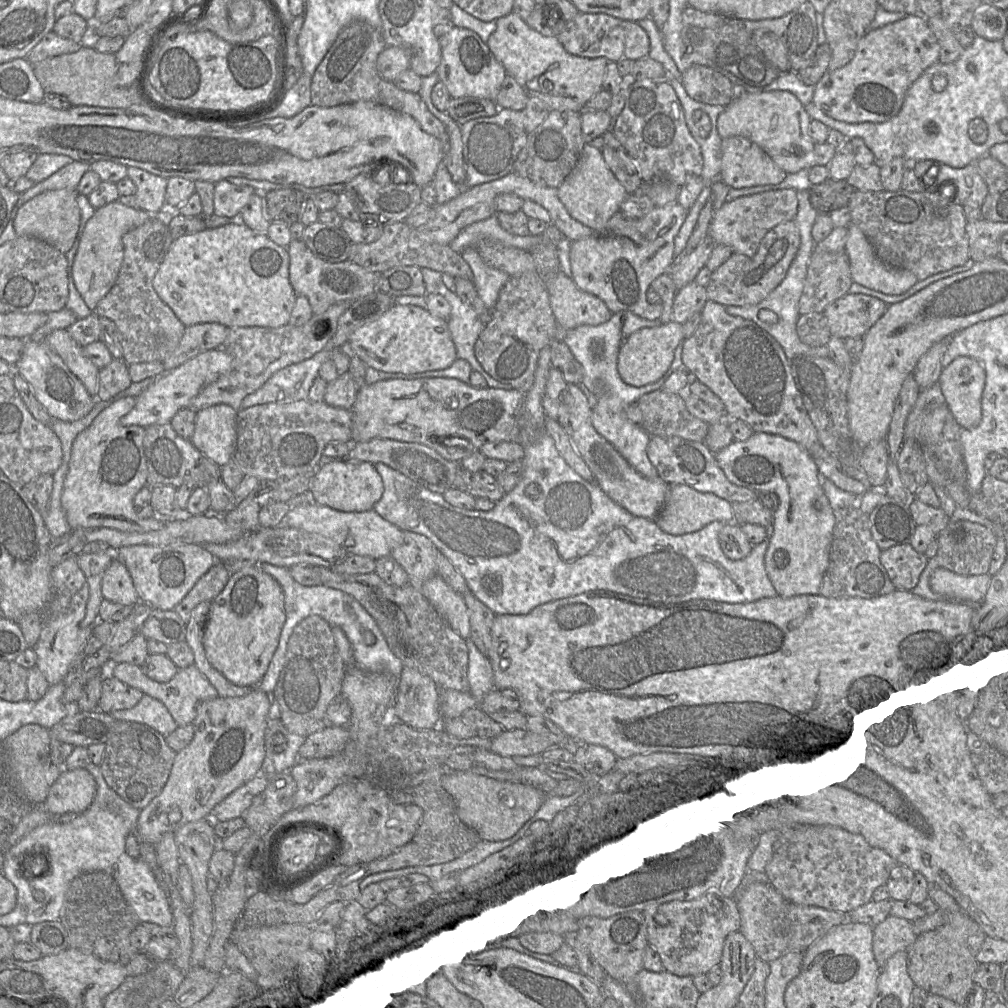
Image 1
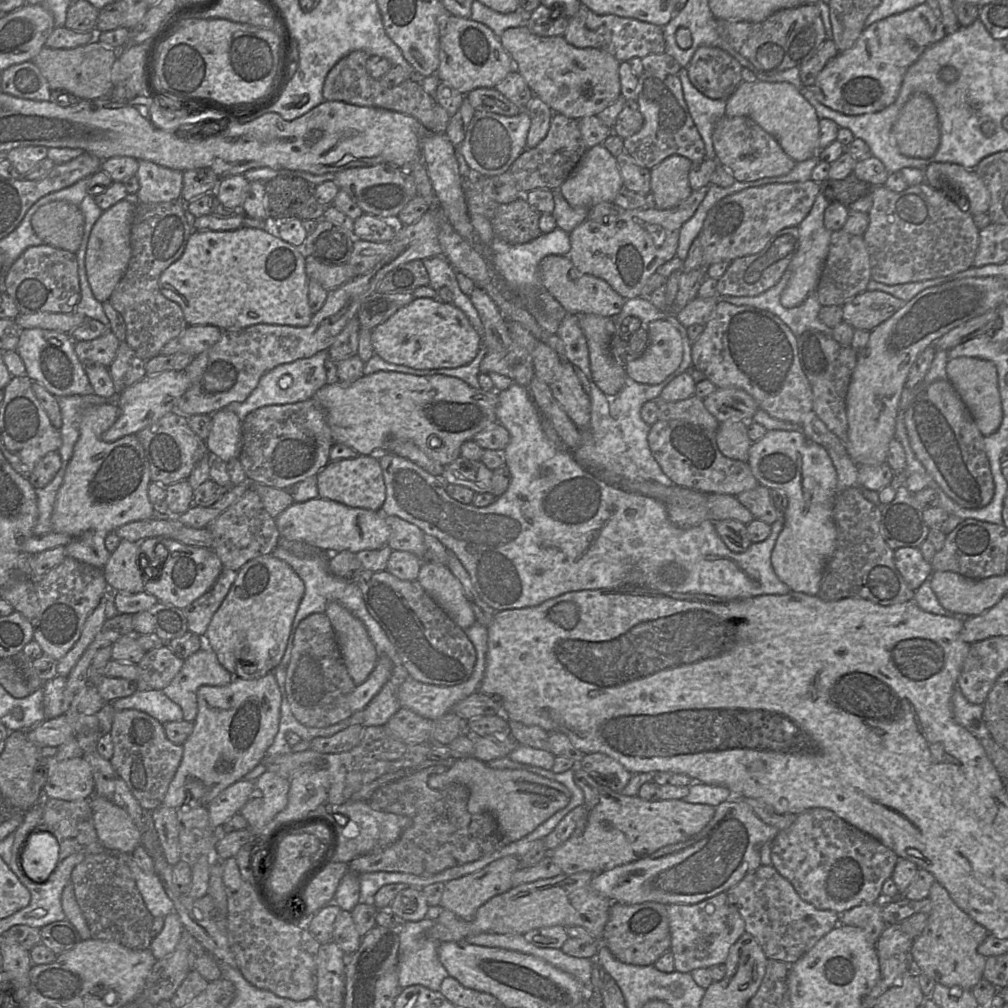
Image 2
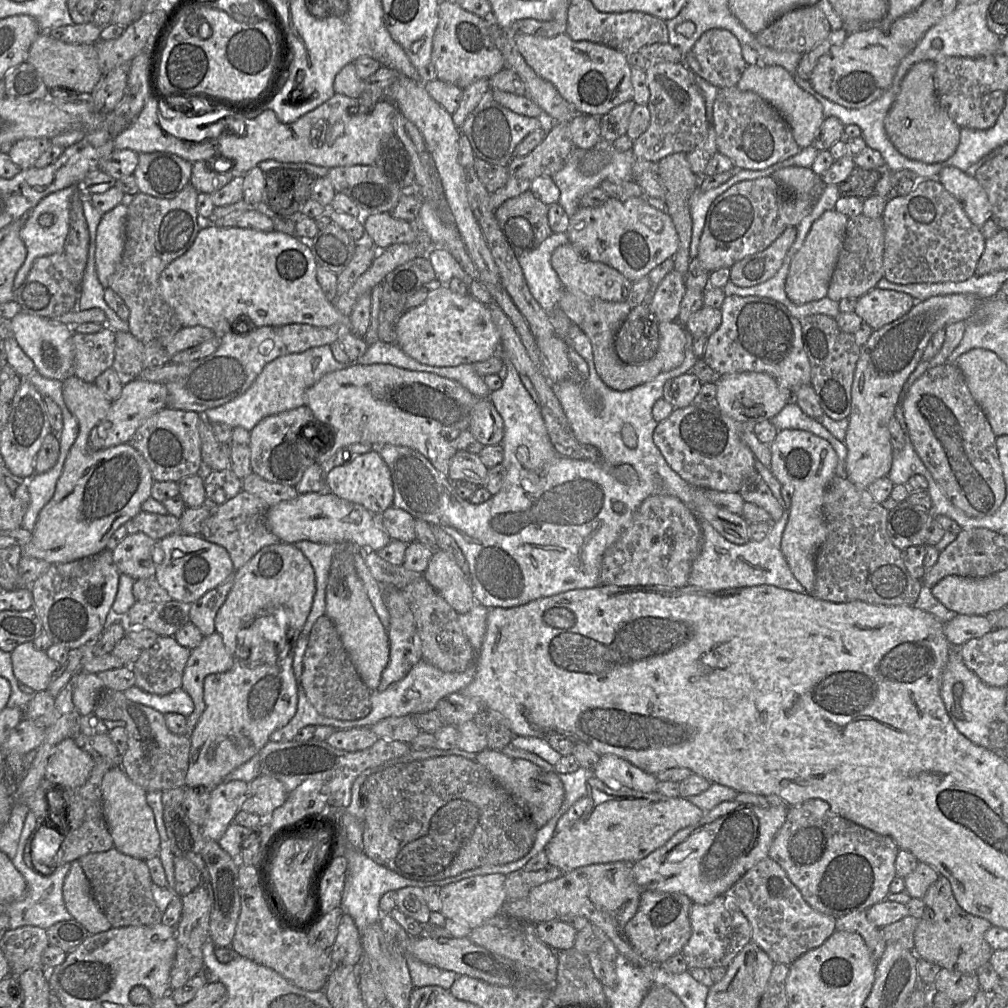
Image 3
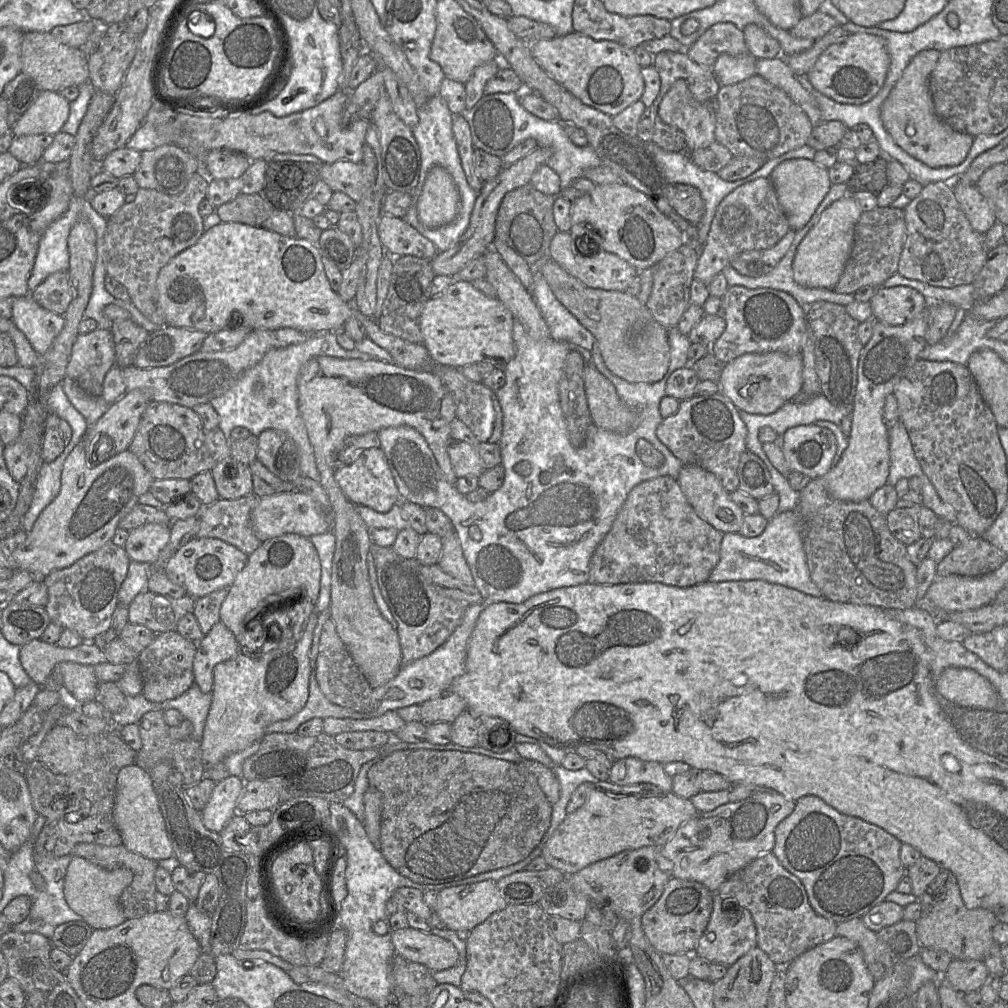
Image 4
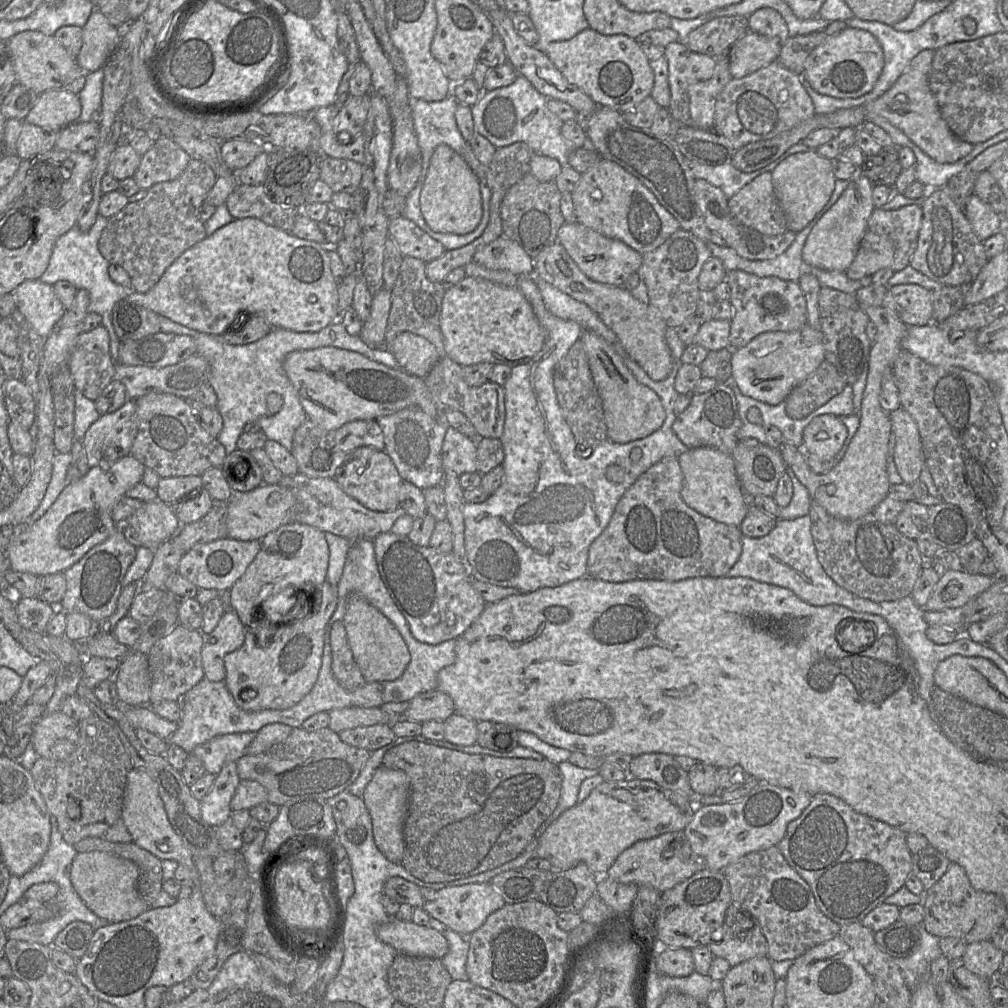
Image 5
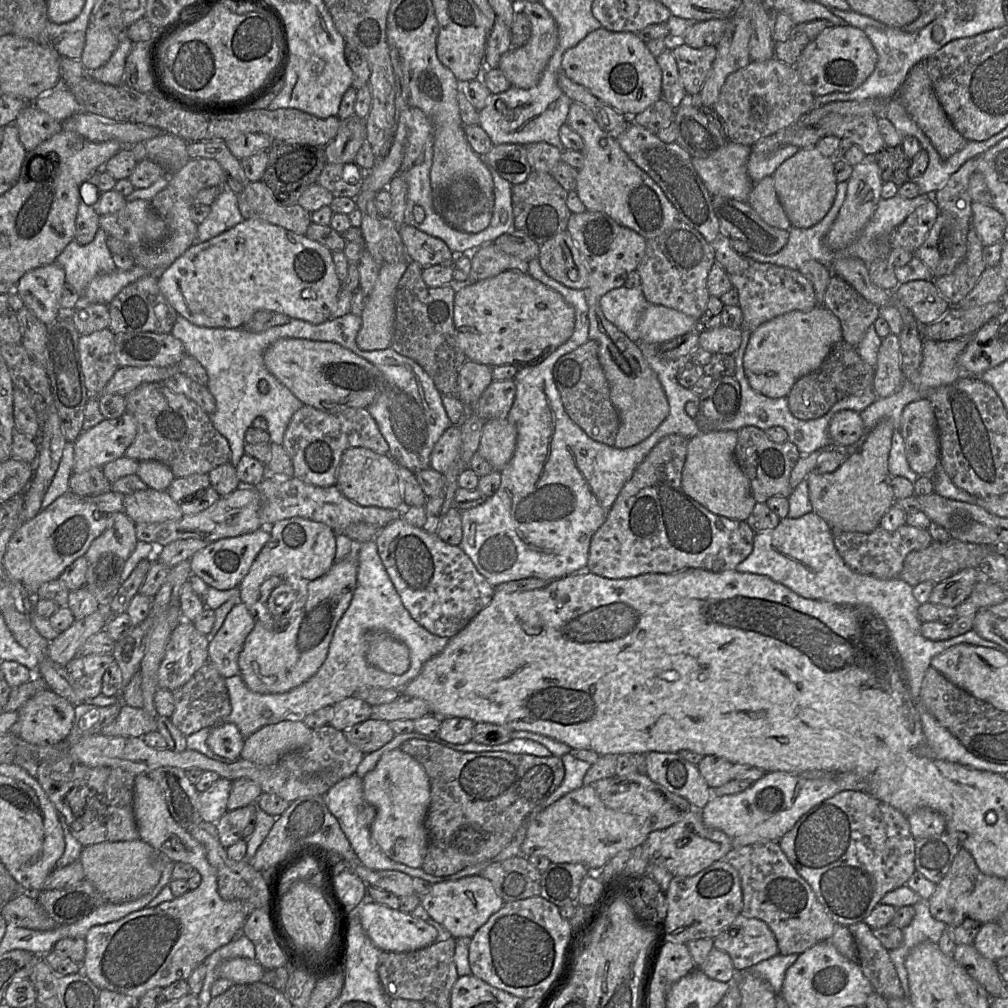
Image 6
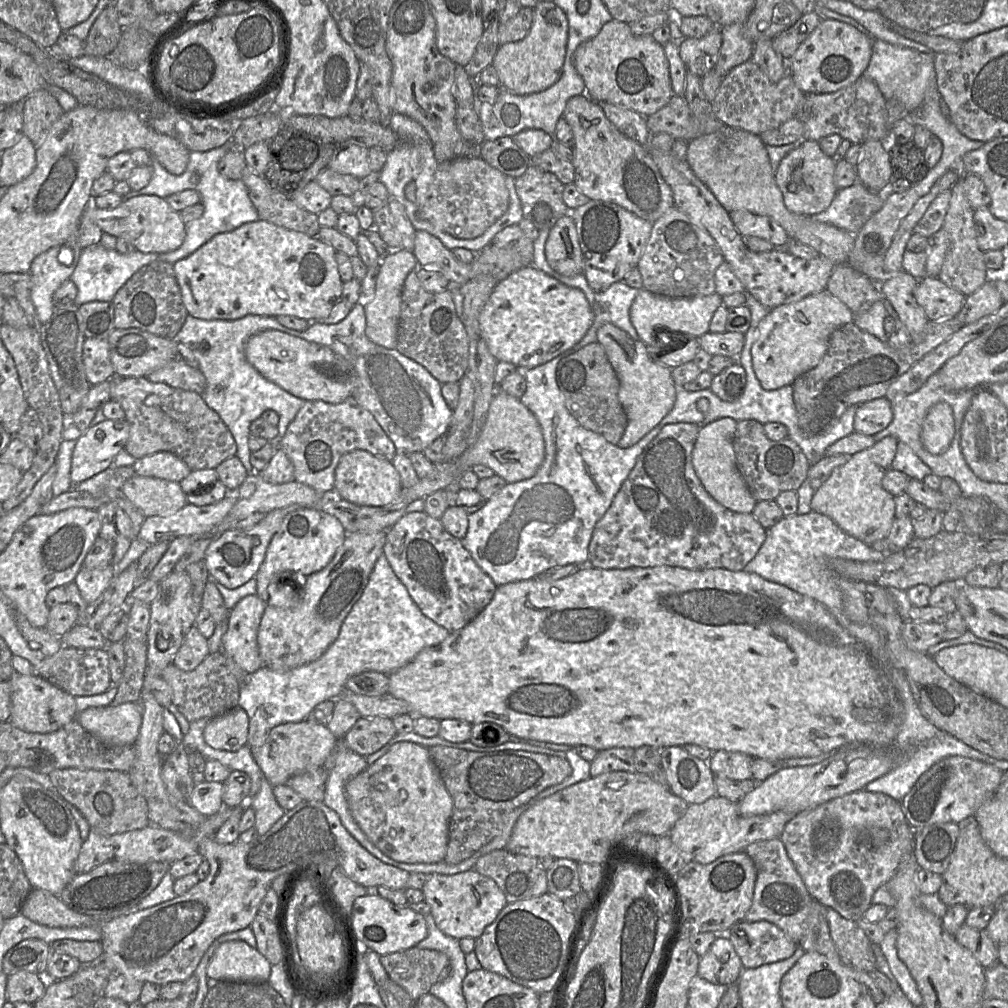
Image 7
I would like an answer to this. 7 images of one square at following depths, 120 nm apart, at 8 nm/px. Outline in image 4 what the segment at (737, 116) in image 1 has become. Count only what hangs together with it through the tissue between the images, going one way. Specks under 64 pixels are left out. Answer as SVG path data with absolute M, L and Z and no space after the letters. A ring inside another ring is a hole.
M784 57L758 59L755 75L759 75L774 86L782 89L807 114L812 125L822 123L820 110L813 96L797 81L797 77L786 64Z

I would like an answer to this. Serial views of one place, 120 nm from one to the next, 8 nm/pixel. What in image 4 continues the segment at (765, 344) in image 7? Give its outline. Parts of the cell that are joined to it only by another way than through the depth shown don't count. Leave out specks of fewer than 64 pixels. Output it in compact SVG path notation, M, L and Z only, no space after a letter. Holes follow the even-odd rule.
M780 351L746 353L725 365L718 381L720 392L730 399L739 411L769 415L802 392L802 367L801 354L786 354Z

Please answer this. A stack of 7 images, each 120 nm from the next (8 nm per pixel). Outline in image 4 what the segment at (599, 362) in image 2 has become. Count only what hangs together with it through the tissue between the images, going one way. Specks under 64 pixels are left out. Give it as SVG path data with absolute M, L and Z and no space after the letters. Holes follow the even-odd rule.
M550 258L540 272L556 298L594 335L604 362L614 375L630 383L654 383L664 377L670 364L669 329L654 319L638 297L627 291L590 288Z

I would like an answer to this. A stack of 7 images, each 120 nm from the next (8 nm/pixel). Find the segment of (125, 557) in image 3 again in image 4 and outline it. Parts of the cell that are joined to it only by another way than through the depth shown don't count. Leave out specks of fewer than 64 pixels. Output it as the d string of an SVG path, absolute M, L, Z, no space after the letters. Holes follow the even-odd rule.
M150 523L129 531L124 545L131 561L153 566L170 539L170 525Z

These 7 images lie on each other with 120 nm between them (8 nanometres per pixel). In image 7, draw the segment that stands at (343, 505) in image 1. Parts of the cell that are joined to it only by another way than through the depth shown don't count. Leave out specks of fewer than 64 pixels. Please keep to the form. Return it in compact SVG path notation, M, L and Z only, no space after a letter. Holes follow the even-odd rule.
M355 449L341 457L335 470L334 490L351 503L381 507L393 503L399 497L402 491L401 477L391 461Z

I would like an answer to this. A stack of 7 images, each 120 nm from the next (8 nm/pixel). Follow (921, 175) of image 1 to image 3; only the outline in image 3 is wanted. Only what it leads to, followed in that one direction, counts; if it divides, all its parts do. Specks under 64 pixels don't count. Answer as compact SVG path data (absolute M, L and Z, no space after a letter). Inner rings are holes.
M945 167L937 179L961 204L966 215L978 228L992 218L992 209L986 191L972 172Z

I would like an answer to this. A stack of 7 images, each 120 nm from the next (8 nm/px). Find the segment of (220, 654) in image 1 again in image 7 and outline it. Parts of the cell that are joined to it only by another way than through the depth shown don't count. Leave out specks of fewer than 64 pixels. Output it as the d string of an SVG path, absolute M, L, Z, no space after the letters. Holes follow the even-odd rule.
M300 507L288 513L282 520L279 530L274 534L264 561L256 576L258 595L268 600L268 586L274 579L286 576L300 576L305 580L312 573L325 568L343 545L347 532L334 516L313 507Z

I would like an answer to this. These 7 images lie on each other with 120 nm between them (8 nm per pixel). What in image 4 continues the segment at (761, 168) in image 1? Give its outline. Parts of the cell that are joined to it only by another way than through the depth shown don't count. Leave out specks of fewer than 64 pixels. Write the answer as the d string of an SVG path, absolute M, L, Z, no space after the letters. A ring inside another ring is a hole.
M753 75L735 84L721 86L716 102L715 140L725 146L733 157L749 156L767 161L775 159L807 144L811 131L815 127L803 109L794 103L782 89L759 75Z

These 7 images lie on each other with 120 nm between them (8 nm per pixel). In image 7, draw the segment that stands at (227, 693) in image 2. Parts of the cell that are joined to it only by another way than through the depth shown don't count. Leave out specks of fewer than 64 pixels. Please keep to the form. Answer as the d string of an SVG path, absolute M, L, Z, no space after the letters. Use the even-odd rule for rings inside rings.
M387 530L366 533L347 533L343 545L336 551L329 564L322 570L306 577L306 586L299 594L299 604L291 609L267 606L258 629L257 642L264 666L275 671L288 671L320 658L337 639L341 626L354 604L361 597L369 576L386 541Z

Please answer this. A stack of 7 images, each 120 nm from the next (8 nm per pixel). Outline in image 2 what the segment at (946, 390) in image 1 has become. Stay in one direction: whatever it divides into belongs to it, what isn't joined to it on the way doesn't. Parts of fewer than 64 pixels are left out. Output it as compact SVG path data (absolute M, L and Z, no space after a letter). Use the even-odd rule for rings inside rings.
M962 356L948 360L946 373L947 379L970 411L980 432L984 436L996 432L1003 419L1003 410L995 364L988 360Z

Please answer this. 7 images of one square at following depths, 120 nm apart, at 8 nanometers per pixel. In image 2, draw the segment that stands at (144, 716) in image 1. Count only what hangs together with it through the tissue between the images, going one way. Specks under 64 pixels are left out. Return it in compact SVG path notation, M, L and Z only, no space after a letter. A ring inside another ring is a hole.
M138 689L131 696L105 703L96 714L100 721L102 734L110 732L115 712L125 709L145 712L163 725L167 722L181 721L183 719L181 707L169 699L162 690Z

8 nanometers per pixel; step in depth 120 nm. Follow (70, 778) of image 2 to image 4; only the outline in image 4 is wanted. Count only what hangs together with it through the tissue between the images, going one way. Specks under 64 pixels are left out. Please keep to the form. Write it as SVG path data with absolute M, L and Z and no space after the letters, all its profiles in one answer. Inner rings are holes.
M60 722L55 724L45 736L37 760L55 774L69 774L81 767L85 750L85 738L79 737L71 728Z

